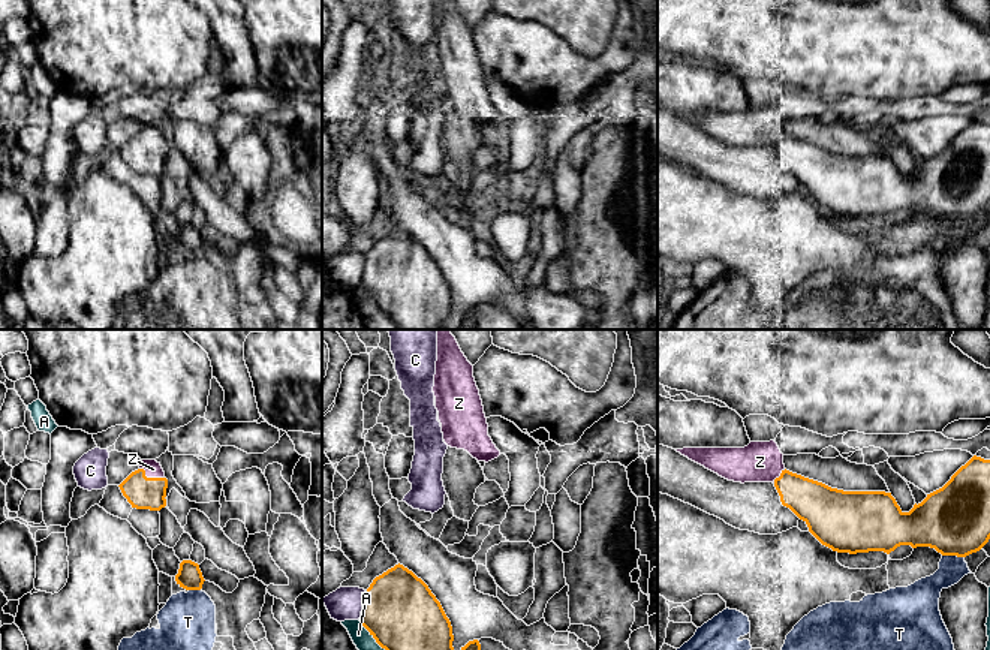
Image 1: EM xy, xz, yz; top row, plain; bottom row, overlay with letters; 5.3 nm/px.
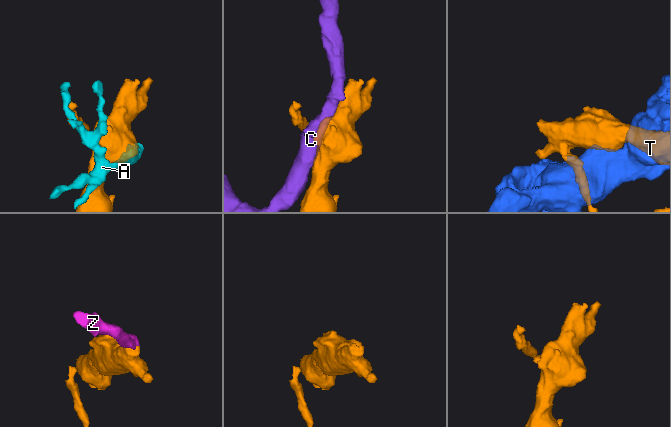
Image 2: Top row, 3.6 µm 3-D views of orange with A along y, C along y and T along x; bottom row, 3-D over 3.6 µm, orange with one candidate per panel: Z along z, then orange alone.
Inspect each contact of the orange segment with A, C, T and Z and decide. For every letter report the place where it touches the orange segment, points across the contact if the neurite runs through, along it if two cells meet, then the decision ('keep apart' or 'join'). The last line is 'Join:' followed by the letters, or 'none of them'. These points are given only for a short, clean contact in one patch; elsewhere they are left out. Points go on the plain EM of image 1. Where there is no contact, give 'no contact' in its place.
A: meets orange in xz at (376, 306); keep apart
C: meets orange in xz at (363, 270); keep apart
T: meets orange in yz at (953, 219); keep apart
Z: meets orange in xy at (150, 143); join
Join: Z

